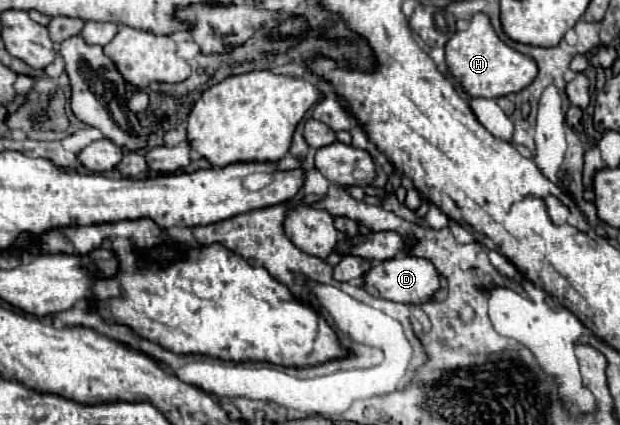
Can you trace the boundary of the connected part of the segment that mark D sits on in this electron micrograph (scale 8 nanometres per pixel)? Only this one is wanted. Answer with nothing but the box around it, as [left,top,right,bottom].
[364,255,442,305]

